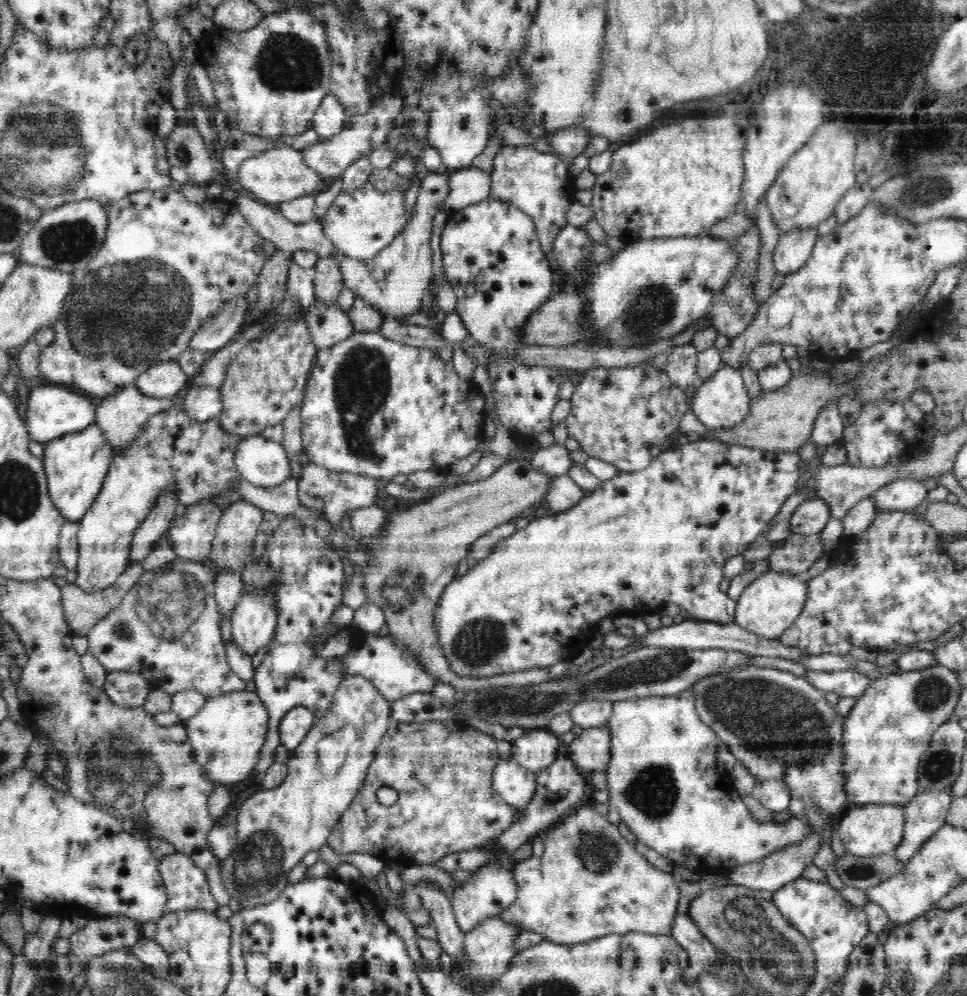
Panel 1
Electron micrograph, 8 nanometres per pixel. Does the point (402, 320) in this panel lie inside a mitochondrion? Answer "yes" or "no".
no

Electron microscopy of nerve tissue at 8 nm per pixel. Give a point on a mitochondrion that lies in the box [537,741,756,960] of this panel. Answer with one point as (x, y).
(653, 793)

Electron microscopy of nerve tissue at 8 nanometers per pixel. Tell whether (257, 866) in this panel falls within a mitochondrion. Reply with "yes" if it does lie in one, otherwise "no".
yes

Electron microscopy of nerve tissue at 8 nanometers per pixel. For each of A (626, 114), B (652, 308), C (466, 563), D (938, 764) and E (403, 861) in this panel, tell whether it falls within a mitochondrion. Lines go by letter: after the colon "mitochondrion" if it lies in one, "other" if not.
A: other
B: mitochondrion
C: other
D: mitochondrion
E: other

